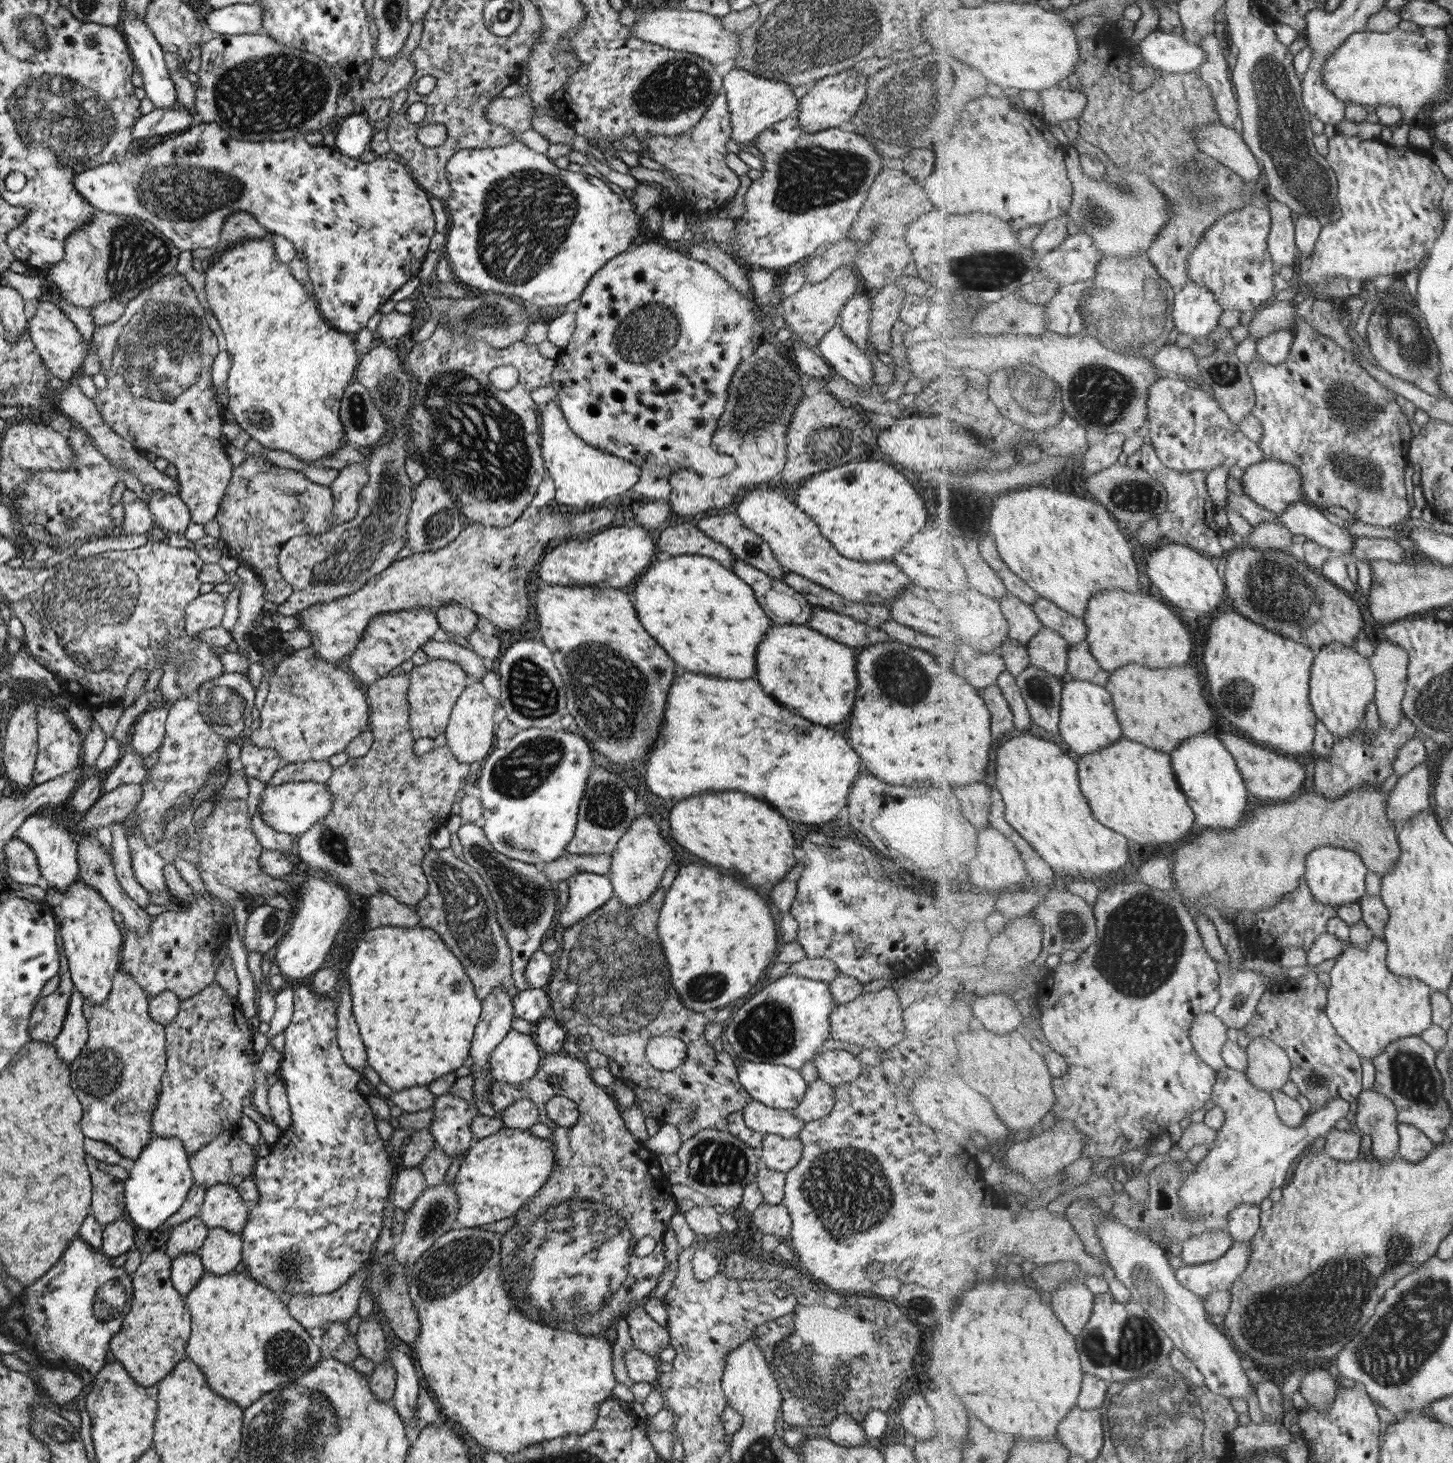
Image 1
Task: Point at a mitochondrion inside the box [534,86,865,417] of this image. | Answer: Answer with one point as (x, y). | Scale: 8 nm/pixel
(662, 322)

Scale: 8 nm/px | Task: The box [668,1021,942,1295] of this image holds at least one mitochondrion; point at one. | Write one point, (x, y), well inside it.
(847, 1190)

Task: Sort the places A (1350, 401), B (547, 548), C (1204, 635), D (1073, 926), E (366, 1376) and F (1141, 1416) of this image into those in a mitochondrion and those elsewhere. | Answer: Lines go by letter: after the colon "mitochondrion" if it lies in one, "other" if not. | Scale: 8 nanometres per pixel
A: mitochondrion
B: other
C: other
D: mitochondrion
E: other
F: mitochondrion

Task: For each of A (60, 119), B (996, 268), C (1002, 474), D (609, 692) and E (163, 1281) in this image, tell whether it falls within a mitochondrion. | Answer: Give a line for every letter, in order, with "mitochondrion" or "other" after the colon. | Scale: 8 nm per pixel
A: mitochondrion
B: mitochondrion
C: other
D: mitochondrion
E: other

